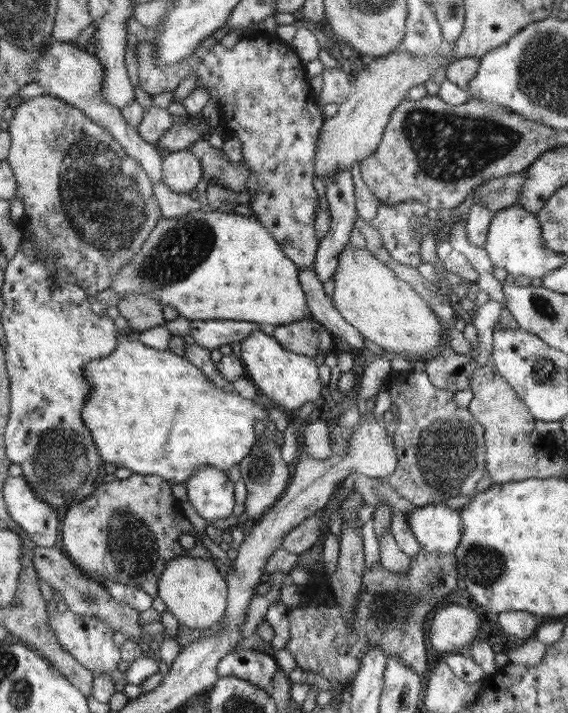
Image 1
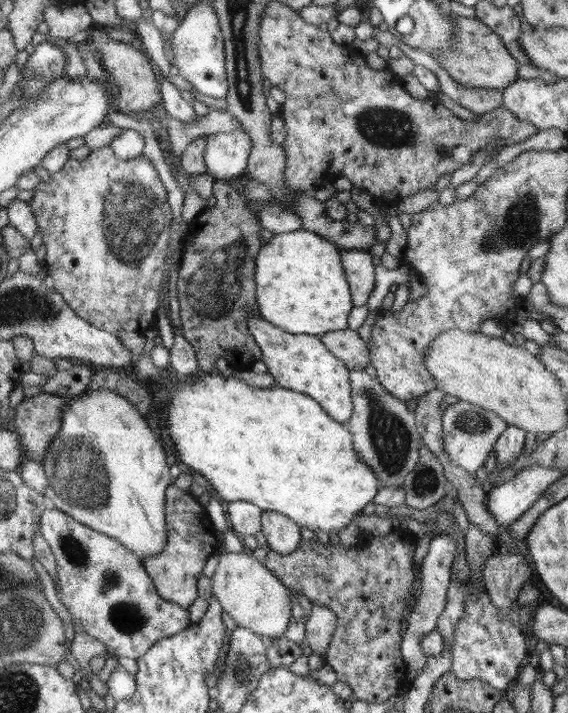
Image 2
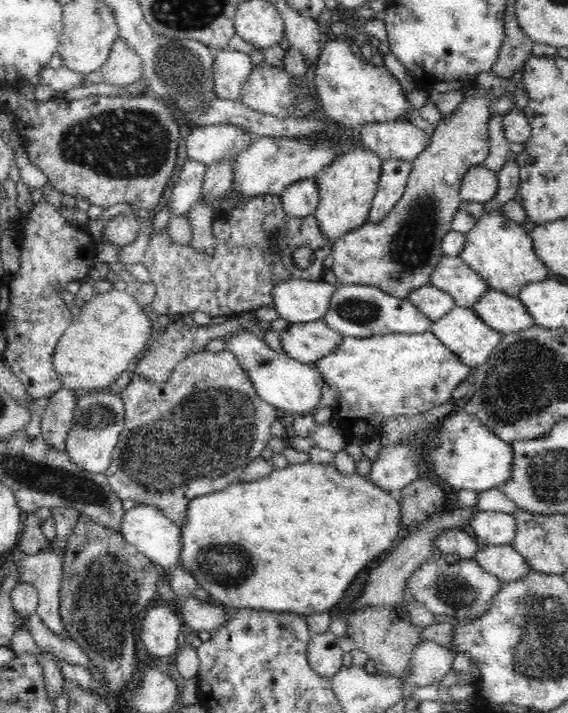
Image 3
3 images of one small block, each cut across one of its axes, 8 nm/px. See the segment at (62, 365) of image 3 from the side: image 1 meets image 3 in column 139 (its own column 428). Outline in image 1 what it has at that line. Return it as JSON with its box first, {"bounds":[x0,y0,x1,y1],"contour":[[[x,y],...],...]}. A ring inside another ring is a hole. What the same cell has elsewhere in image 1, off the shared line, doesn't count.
{"bounds":[333,242,445,362],"contour":[[[348,242],[338,256],[338,268],[333,279],[336,309],[364,338],[385,351],[424,362],[440,352],[445,324],[410,283],[396,276],[387,263],[375,258],[368,249],[357,248]]]}

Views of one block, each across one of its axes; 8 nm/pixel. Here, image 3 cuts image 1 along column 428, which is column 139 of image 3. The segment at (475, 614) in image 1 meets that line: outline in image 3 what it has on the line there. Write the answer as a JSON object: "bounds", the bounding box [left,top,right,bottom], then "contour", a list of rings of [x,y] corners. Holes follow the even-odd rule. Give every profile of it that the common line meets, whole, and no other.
{"bounds":[138,603,186,658],"contour":[[[157,603],[142,618],[138,638],[146,650],[156,658],[176,654],[180,648],[178,635],[186,629],[179,614]]]}

